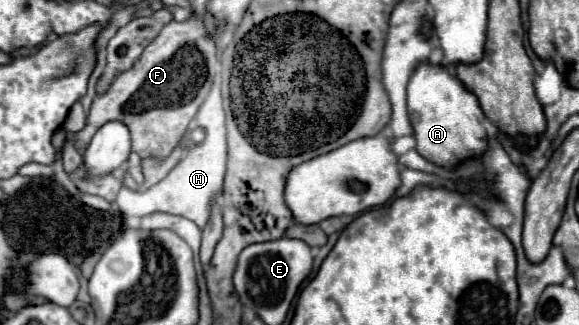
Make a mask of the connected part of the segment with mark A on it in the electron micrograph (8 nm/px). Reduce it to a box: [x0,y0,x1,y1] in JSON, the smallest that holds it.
[408,63,488,169]

